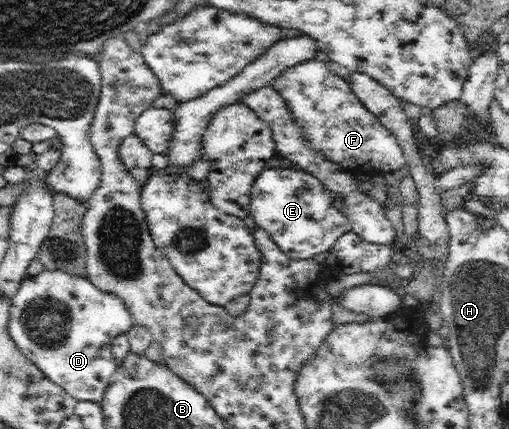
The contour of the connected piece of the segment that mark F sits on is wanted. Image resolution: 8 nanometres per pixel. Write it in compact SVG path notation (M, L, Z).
M312 59L290 66L271 85L282 95L296 123L302 127L306 142L324 155L324 159L370 180L407 167L395 135L363 105L347 79L333 74L326 63Z

